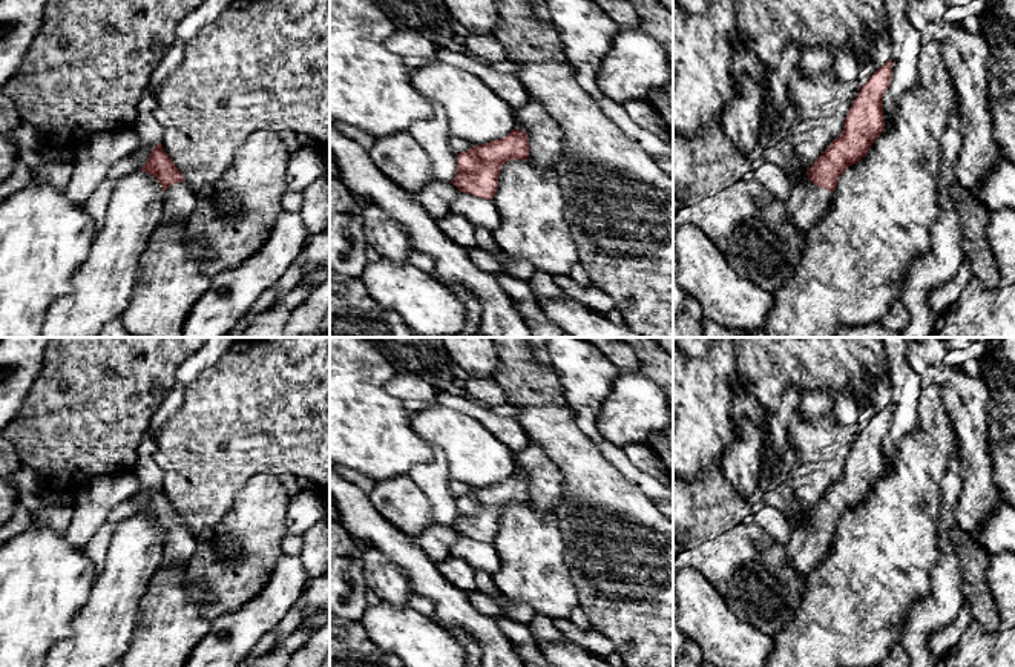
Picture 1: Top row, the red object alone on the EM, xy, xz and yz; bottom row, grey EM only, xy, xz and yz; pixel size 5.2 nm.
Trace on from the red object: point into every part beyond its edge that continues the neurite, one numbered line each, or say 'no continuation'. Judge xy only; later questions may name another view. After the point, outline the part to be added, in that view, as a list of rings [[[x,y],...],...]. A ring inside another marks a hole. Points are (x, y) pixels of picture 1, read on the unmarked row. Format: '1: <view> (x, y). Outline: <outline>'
1: xy (180, 545). Outline: [[[176,526],[164,535],[163,564],[167,567],[175,563],[186,563],[196,550],[198,538],[195,538],[184,526]]]

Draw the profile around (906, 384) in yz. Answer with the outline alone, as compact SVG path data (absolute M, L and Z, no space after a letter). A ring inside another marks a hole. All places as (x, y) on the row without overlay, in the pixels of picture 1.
M880 337L888 357L892 394L892 419L883 439L885 471L894 465L897 446L917 425L917 405L923 379L912 370L906 357L906 342L903 337Z

